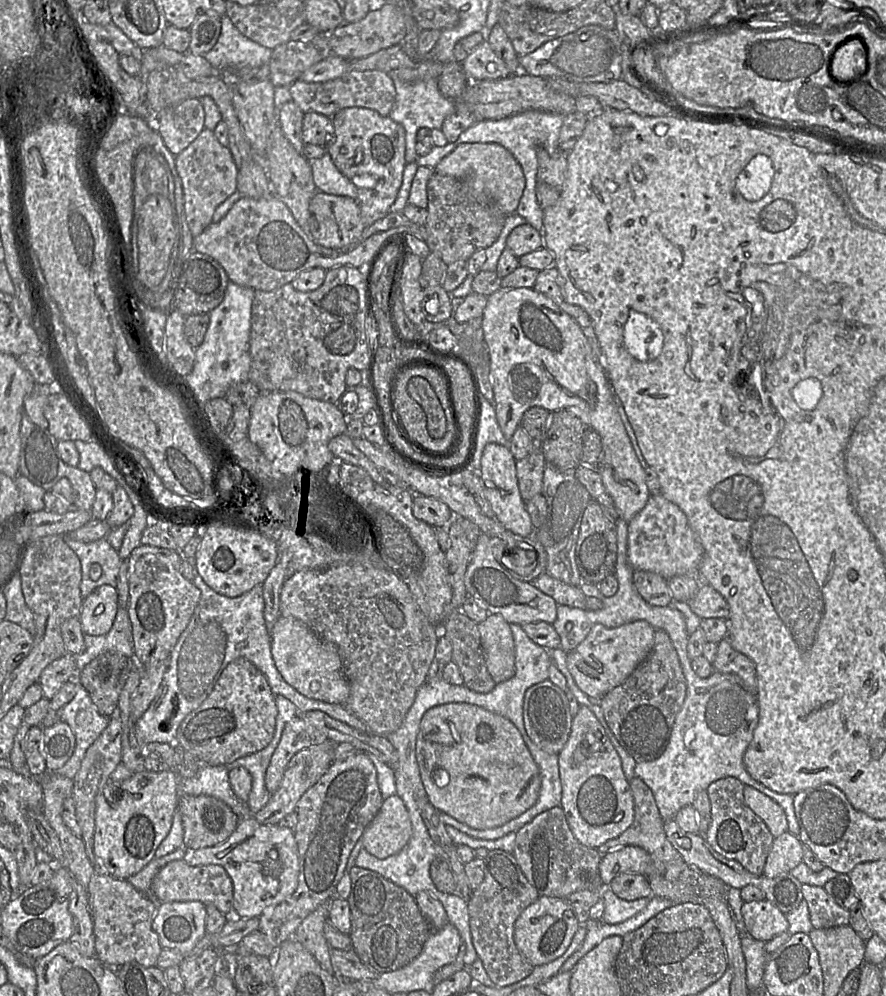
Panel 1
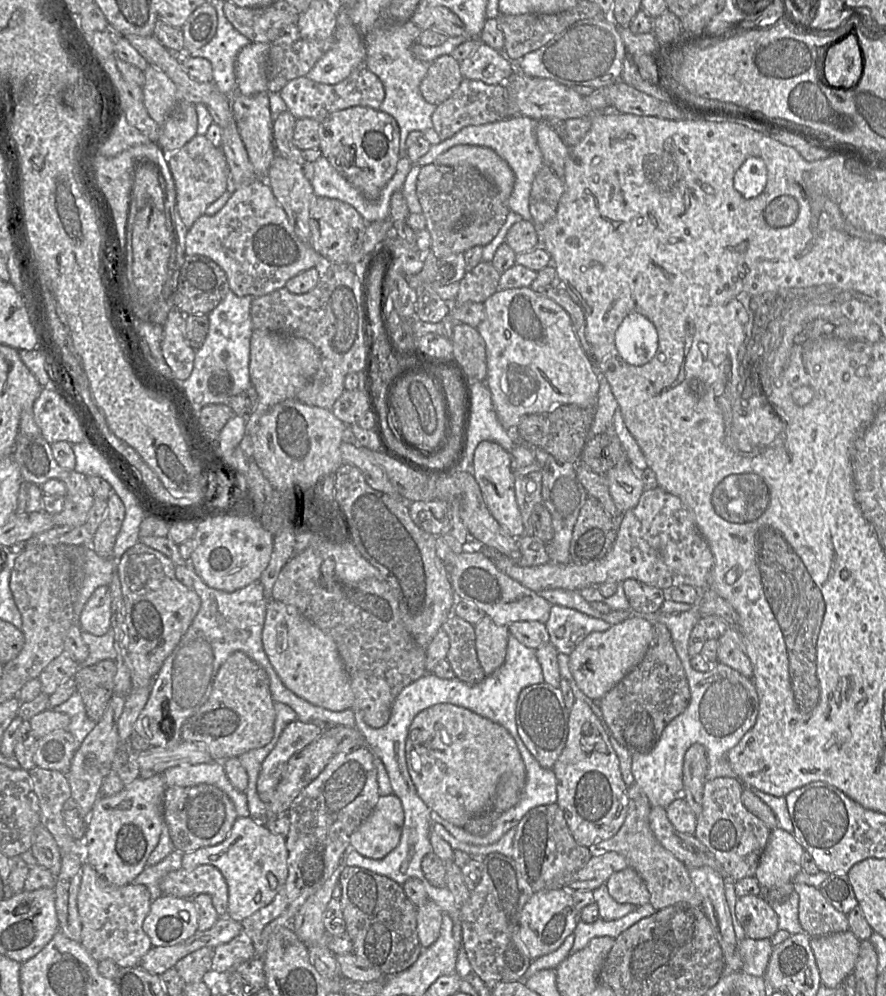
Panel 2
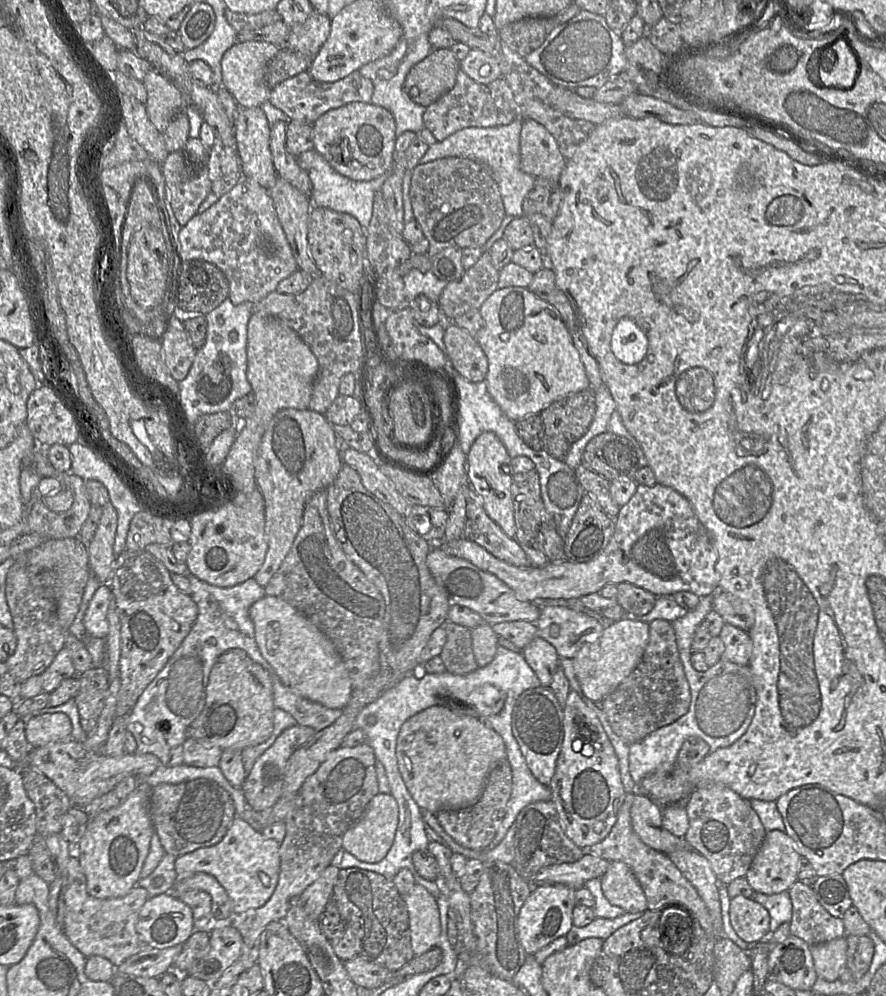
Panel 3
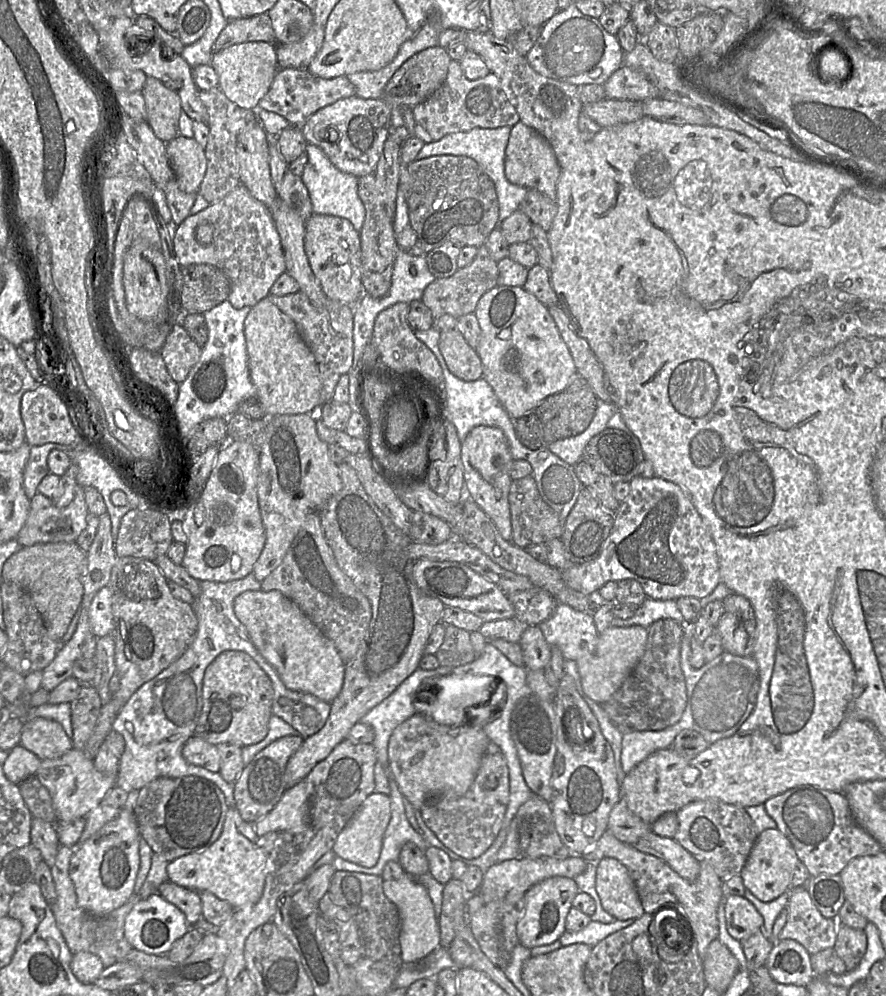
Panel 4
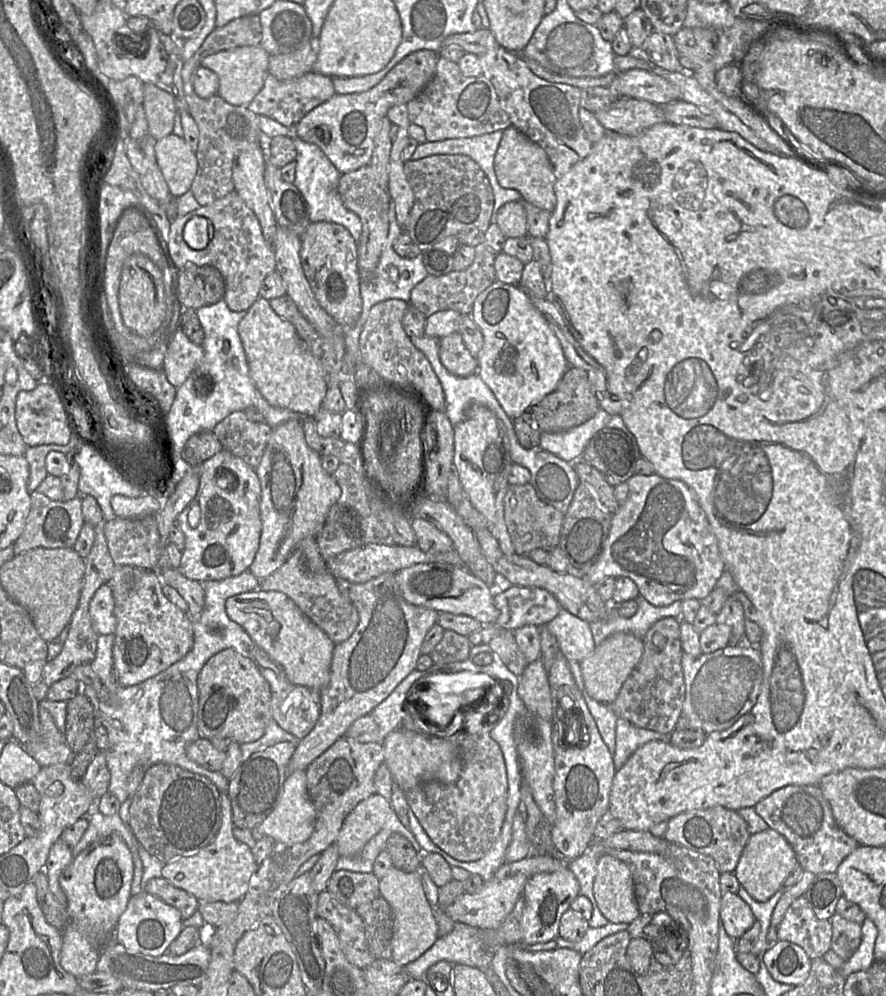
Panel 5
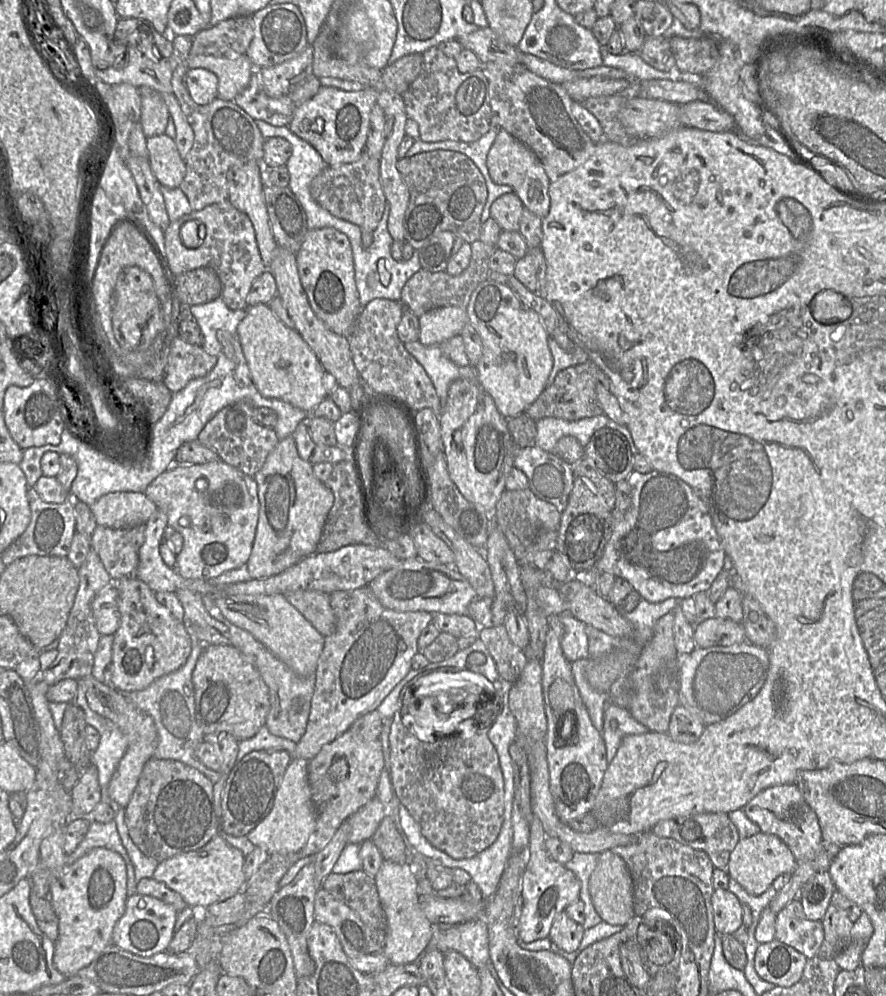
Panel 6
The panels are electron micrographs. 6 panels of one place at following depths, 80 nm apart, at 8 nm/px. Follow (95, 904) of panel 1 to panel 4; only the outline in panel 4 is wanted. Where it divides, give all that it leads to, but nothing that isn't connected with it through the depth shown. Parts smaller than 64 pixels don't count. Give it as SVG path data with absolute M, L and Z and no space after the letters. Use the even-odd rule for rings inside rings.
M61 845L55 862L50 867L56 891L56 899L52 905L52 911L57 926L73 954L90 952L101 959L104 967L109 967L123 961L125 956L132 950L132 946L124 937L124 923L128 913L141 898L138 893L133 894L122 906L102 917L90 915L83 910L77 903L74 885L69 877L70 860L76 848L77 846L68 847Z

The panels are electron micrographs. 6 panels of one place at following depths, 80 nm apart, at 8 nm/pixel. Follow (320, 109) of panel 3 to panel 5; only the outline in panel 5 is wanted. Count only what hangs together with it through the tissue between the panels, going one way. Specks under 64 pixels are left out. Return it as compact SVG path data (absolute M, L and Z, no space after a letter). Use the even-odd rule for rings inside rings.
M309 72L288 80L279 80L268 74L262 89L246 107L256 115L266 116L288 128L293 128L307 113L335 94L333 78L317 72Z

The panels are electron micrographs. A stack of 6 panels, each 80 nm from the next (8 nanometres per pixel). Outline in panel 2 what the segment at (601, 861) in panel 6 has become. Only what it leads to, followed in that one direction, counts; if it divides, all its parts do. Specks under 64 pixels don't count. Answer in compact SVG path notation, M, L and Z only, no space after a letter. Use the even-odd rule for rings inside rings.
M631 867L613 873L605 885L609 894L618 903L629 903L640 907L650 902L650 893L645 881Z

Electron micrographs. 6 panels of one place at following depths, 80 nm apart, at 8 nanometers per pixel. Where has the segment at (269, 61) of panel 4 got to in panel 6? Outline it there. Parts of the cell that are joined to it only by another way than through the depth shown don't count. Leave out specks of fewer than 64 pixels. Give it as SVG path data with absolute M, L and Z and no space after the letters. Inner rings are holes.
M175 54L168 60L172 62L174 69L178 63L186 60L188 68L202 68L213 72L218 78L217 98L226 101L233 101L235 96L248 86L255 70L246 54L229 57Z

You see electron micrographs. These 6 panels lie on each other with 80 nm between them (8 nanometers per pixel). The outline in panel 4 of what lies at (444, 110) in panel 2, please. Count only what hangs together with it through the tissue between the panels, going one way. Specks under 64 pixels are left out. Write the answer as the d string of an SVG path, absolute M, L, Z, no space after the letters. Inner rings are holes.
M454 60L449 64L444 83L428 99L411 109L415 123L421 125L433 141L438 141L448 134L474 128L513 127L520 122L515 107L509 102L500 79L495 74L489 73L483 78L469 80L463 74L459 61Z

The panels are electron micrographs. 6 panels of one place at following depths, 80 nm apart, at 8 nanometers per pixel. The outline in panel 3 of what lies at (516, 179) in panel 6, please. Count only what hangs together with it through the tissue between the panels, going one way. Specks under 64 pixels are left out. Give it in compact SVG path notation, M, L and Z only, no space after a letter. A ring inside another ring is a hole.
M523 119L520 133L520 167L533 177L558 182L566 160L555 138L540 123Z

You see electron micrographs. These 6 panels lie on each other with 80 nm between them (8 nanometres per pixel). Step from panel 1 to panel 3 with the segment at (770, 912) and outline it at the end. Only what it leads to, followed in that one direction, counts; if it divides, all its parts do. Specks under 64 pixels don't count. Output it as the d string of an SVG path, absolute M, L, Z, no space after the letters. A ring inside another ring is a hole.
M733 897L729 913L731 926L746 943L757 944L770 935L770 914L752 898Z

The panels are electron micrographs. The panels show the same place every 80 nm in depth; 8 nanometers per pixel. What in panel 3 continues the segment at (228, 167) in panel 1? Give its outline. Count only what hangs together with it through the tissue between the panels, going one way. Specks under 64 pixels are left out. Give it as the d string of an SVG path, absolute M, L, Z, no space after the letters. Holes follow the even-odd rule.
M175 151L168 154L161 169L171 208L183 227L211 192L208 167L206 164L192 166L184 151Z

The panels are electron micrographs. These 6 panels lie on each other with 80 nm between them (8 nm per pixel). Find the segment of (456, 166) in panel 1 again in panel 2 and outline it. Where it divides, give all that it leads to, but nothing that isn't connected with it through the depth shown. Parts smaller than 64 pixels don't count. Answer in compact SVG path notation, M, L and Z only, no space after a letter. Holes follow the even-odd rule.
M457 145L439 155L434 164L445 166L467 164L476 168L493 184L505 202L513 191L515 176L512 169L491 148Z

